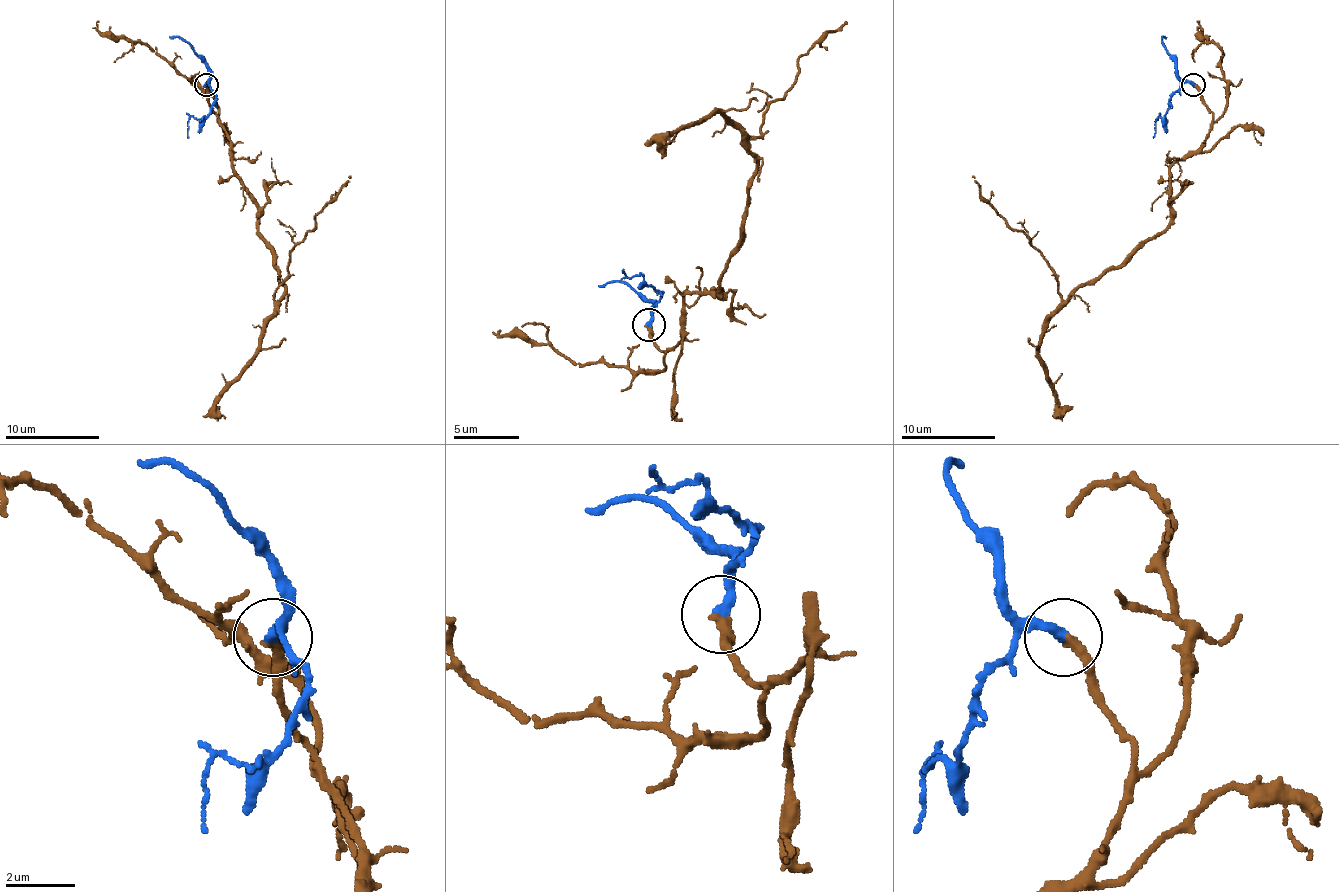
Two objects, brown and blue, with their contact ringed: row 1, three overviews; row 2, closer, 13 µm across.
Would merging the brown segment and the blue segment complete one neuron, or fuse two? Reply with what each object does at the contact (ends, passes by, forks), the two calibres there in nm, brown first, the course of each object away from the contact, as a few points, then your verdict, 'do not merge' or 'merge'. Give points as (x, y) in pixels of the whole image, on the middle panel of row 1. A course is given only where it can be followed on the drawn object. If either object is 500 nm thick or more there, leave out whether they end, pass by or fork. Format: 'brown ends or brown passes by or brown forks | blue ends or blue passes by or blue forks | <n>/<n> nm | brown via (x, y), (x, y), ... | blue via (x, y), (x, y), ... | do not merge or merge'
brown ends | blue ends | 320/320 nm | brown via (648, 325), (667, 351), (687, 293), (719, 293), (755, 169), (745, 140), (791, 88), (797, 59), (846, 20) | blue via (648, 325), (661, 293), (625, 273), (625, 270) | merge

